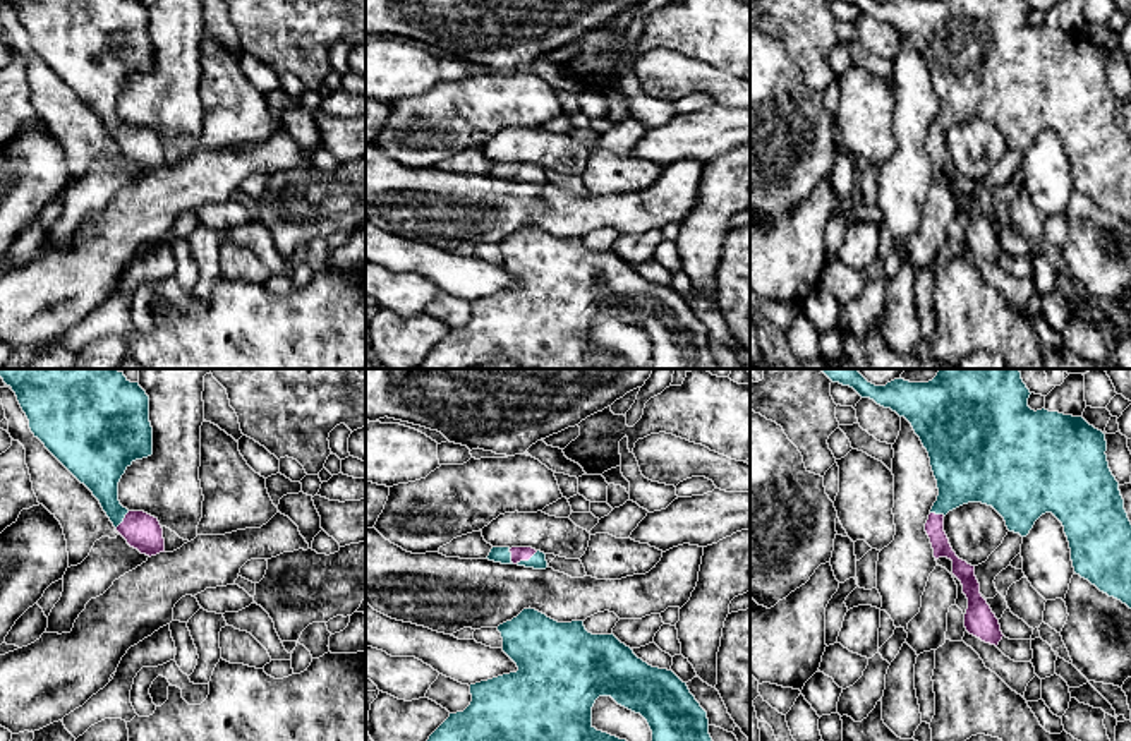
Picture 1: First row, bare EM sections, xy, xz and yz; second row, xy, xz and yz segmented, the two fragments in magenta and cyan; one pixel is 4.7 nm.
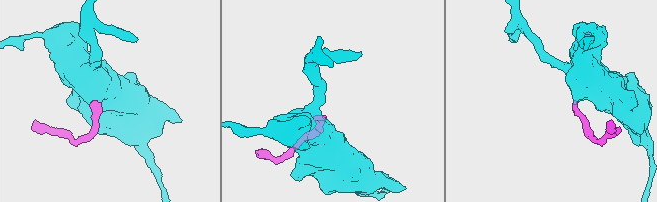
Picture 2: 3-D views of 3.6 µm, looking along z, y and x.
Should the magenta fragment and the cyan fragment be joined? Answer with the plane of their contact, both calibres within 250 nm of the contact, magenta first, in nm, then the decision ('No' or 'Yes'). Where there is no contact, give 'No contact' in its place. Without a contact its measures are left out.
Touches magenta in xz. Thickness 70 nm (magenta) against 80 nm. Yes

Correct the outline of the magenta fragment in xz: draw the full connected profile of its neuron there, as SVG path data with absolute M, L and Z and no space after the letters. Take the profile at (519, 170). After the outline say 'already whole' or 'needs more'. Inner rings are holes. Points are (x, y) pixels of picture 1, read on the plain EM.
M493 163L486 173L501 180L518 180L534 185L546 185L546 170L532 163Z; needs more

